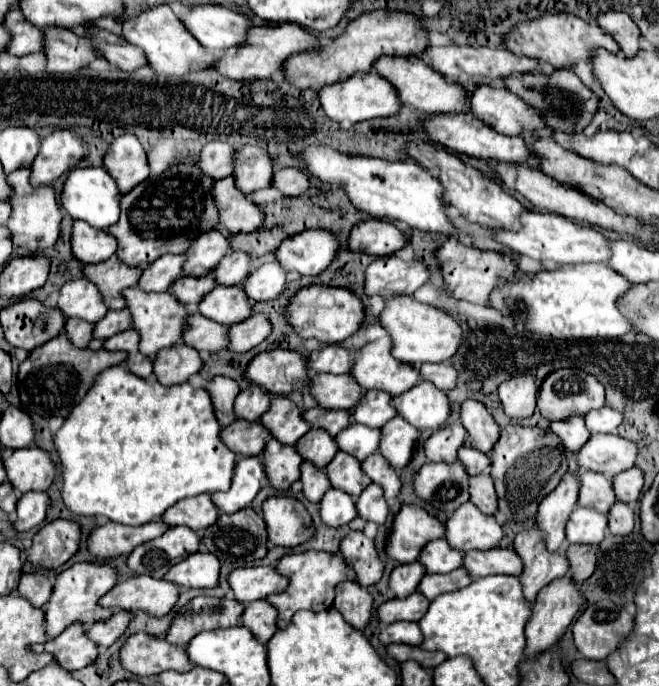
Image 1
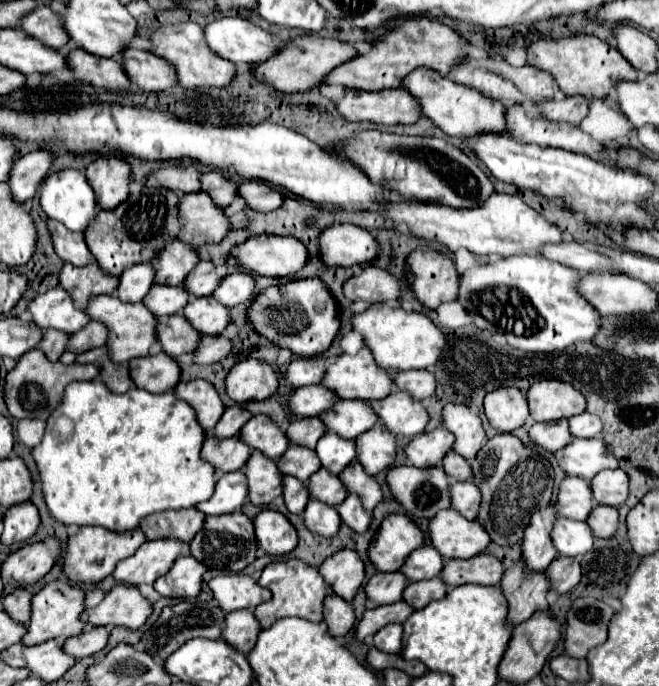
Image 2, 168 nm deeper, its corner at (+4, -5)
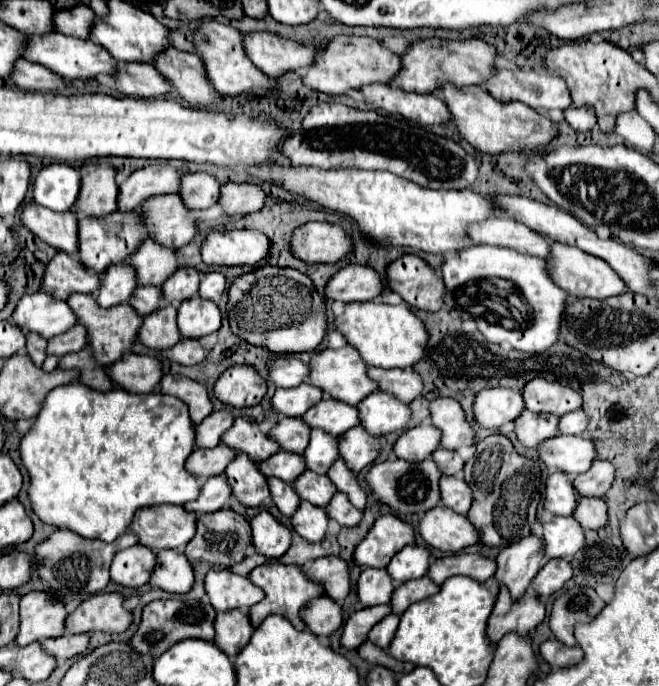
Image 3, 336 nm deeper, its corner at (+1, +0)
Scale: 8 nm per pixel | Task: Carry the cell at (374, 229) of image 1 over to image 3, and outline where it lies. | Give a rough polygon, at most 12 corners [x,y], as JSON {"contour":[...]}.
{"contour":[[339,223],[295,229],[293,253],[307,263],[337,263],[353,253]]}

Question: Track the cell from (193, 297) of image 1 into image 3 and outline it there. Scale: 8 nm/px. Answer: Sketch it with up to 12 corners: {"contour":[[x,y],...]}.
{"contour":[[137,287],[129,303],[149,315],[163,303],[161,287]]}

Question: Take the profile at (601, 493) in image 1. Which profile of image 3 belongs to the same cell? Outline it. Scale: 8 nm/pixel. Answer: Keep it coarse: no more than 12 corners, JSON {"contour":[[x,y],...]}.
{"contour":[[567,473],[547,479],[545,509],[573,515],[579,493]]}

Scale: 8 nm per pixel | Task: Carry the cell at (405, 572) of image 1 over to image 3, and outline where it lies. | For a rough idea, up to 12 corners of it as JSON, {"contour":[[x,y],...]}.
{"contour":[[365,569],[357,581],[361,607],[391,601],[387,569]]}

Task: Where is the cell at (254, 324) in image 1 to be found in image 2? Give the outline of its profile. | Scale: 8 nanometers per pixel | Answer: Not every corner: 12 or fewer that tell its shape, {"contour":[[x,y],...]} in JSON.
{"contour":[[204,336],[194,350],[194,364],[206,366],[230,352],[224,336]]}

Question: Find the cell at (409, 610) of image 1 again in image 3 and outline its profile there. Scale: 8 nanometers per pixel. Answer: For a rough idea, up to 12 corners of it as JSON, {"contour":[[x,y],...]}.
{"contour":[[391,605],[355,611],[341,643],[357,649],[367,641],[371,627],[391,615]]}

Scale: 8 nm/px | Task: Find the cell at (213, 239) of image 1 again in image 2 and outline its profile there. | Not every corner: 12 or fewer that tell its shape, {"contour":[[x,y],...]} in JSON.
{"contour":[[174,240],[152,260],[156,284],[182,286],[196,248]]}

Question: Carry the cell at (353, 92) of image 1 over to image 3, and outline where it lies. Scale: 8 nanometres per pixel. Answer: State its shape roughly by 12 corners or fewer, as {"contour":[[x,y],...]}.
{"contour":[[385,83],[359,89],[373,109],[421,125],[449,119],[435,93],[407,93]]}

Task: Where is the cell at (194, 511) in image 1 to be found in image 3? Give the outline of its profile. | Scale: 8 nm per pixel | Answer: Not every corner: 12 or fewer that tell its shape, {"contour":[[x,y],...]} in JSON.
{"contour":[[143,507],[131,523],[139,543],[177,549],[189,543],[197,515],[183,507]]}

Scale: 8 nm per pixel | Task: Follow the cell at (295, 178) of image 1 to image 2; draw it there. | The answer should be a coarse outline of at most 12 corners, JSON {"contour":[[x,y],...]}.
{"contour":[[244,180],[238,196],[258,212],[276,210],[284,198],[272,184]]}

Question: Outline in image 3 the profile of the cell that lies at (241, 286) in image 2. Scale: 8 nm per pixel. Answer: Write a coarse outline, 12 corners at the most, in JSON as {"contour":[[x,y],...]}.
{"contour":[[207,273],[199,295],[215,303],[229,289],[223,273]]}

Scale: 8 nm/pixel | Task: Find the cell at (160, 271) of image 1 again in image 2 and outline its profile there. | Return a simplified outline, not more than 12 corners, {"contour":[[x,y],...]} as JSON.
{"contour":[[152,264],[120,274],[114,292],[124,302],[142,302],[154,282]]}

